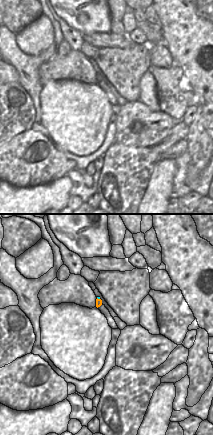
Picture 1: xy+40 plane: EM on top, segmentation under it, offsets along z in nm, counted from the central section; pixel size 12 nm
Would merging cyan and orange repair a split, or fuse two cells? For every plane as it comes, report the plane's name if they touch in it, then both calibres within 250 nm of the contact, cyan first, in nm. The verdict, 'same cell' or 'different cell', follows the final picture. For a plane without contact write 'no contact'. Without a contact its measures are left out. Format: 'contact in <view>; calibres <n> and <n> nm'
contact in xy+40; calibres 20 and 70 nm

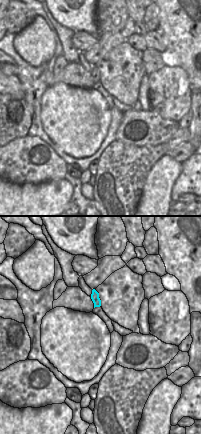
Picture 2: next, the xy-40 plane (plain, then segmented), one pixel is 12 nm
no contact

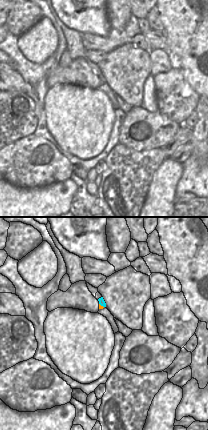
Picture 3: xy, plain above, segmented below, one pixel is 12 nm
contact in xy; calibres 70 and 50 nm

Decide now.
same cell

